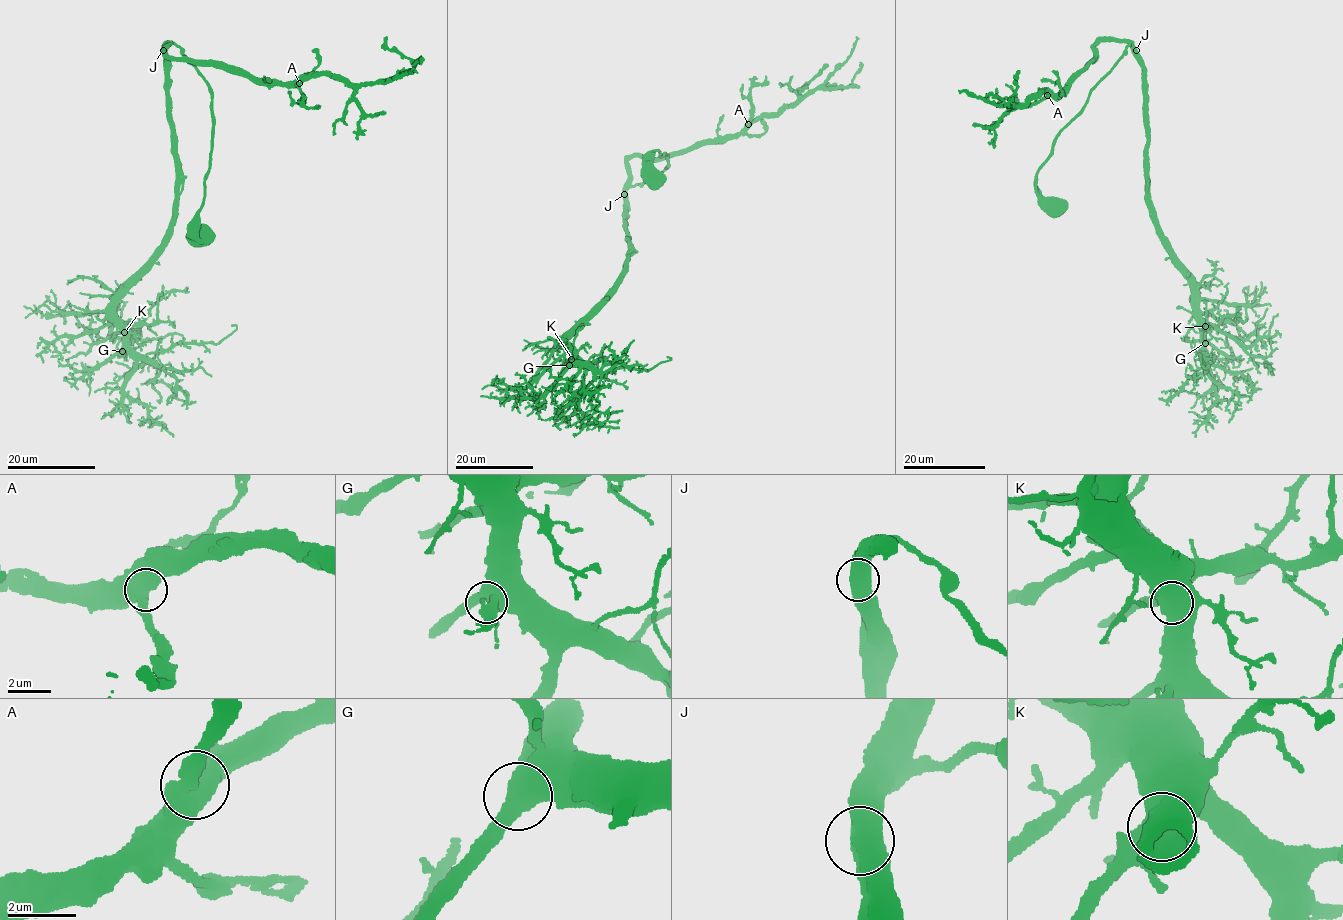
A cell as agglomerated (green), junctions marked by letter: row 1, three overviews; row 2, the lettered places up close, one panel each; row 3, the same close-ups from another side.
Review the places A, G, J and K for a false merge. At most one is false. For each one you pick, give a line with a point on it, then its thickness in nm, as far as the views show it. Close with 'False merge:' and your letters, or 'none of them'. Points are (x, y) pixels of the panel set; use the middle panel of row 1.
False merge: none of them

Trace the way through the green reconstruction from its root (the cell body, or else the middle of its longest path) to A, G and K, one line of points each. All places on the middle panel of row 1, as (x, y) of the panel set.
A: (654, 179), (654, 150), (665, 152), (668, 167), (632, 186), (627, 160), (670, 158), (735, 137), (748, 124)
G: (654, 179), (651, 159), (659, 150), (668, 167), (626, 190), (624, 269), (603, 303), (565, 340), (569, 365)
K: (654, 179), (651, 159), (659, 150), (668, 167), (626, 190), (624, 269), (603, 303), (565, 340), (571, 359)

